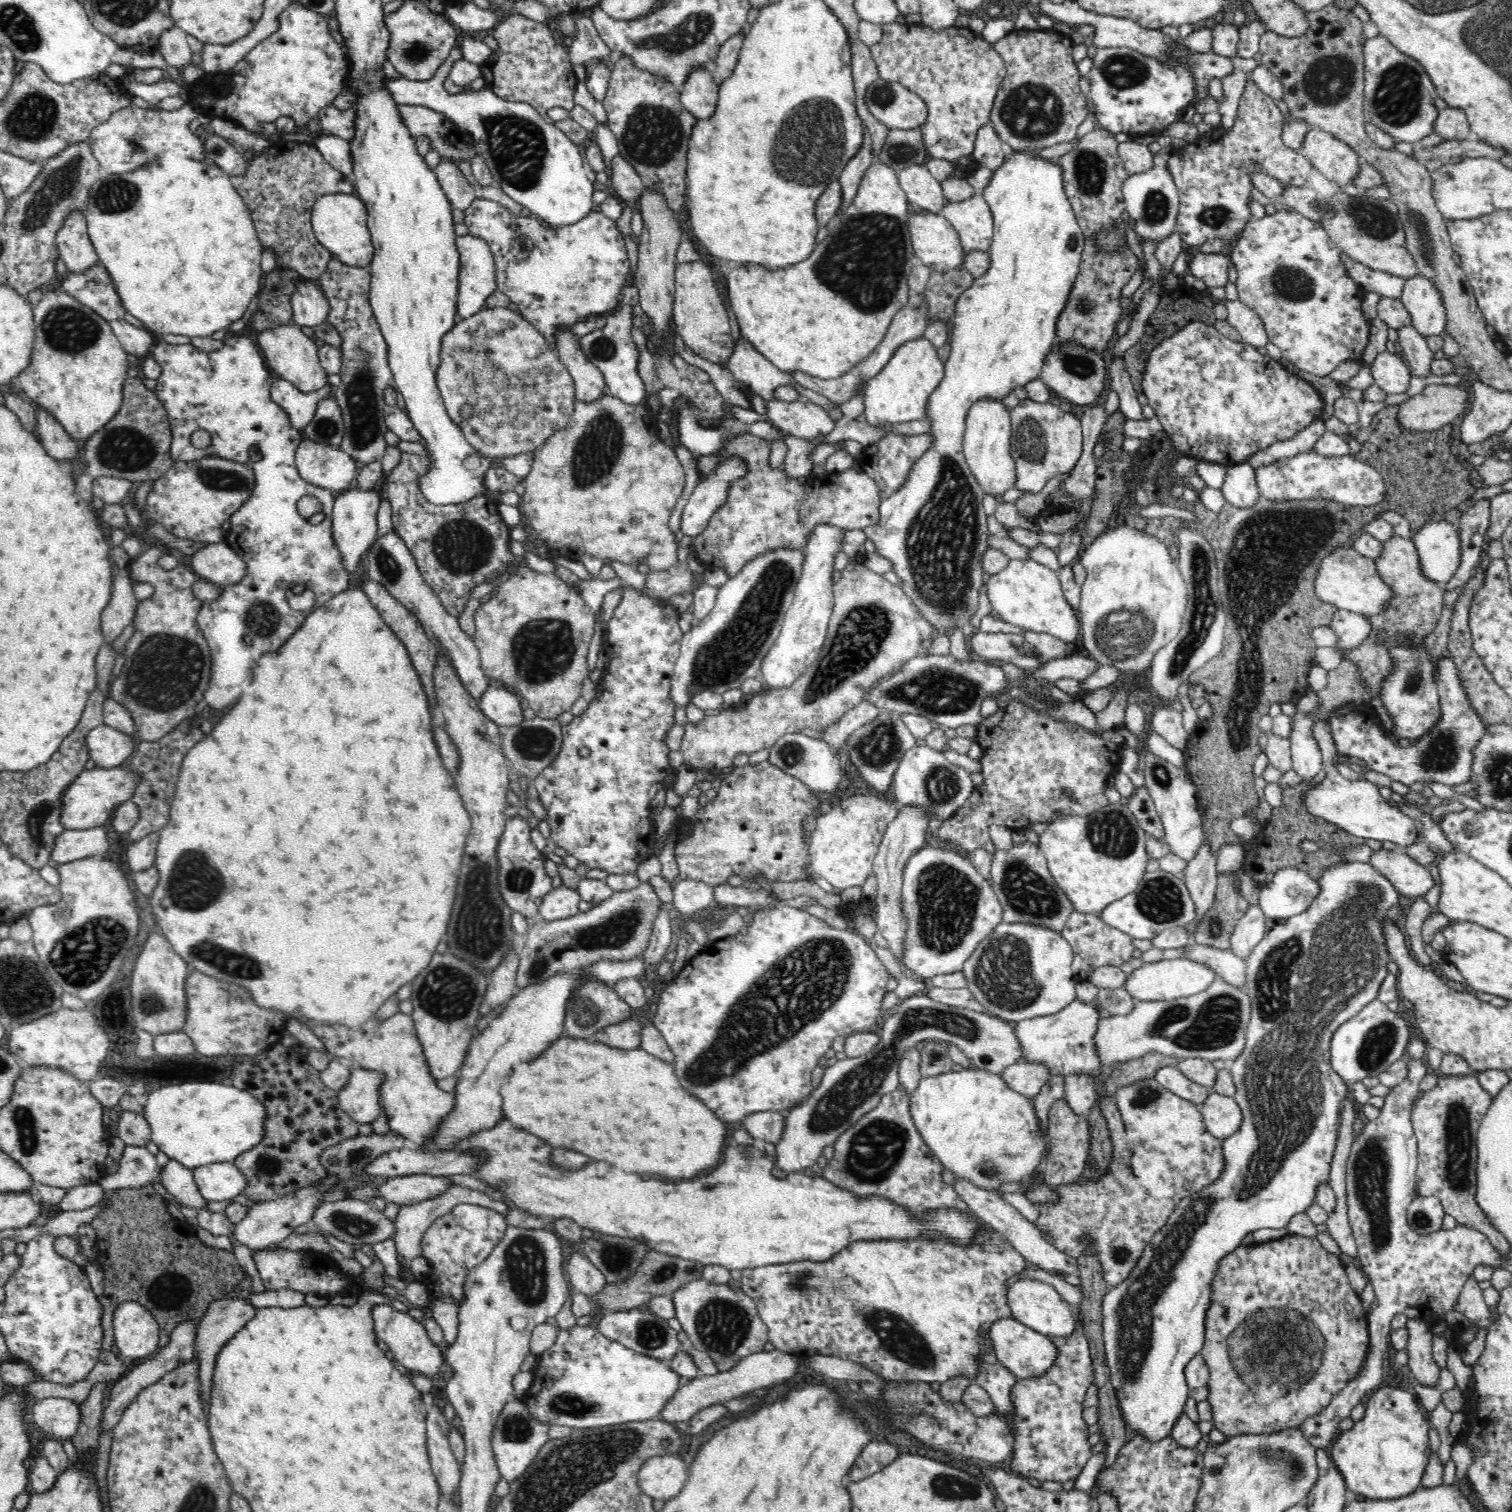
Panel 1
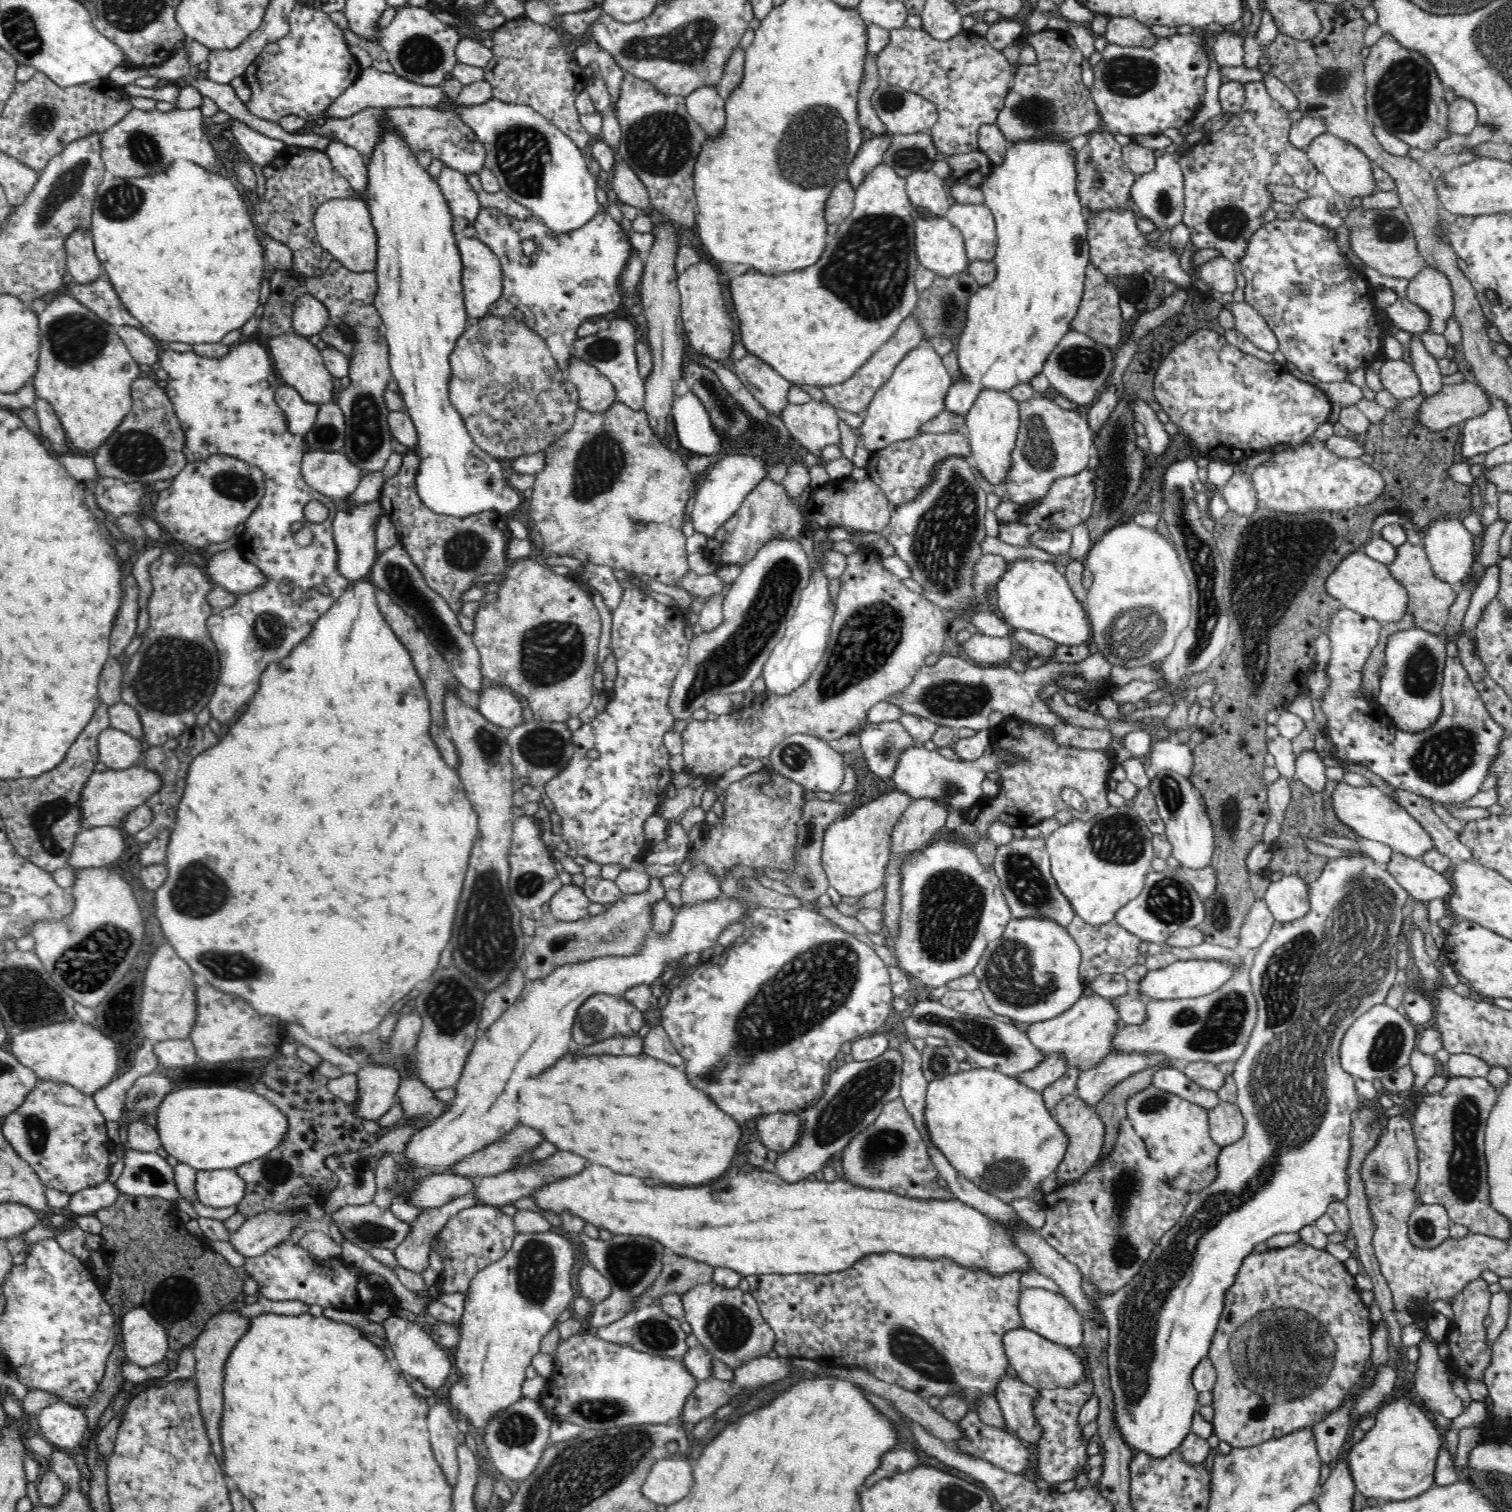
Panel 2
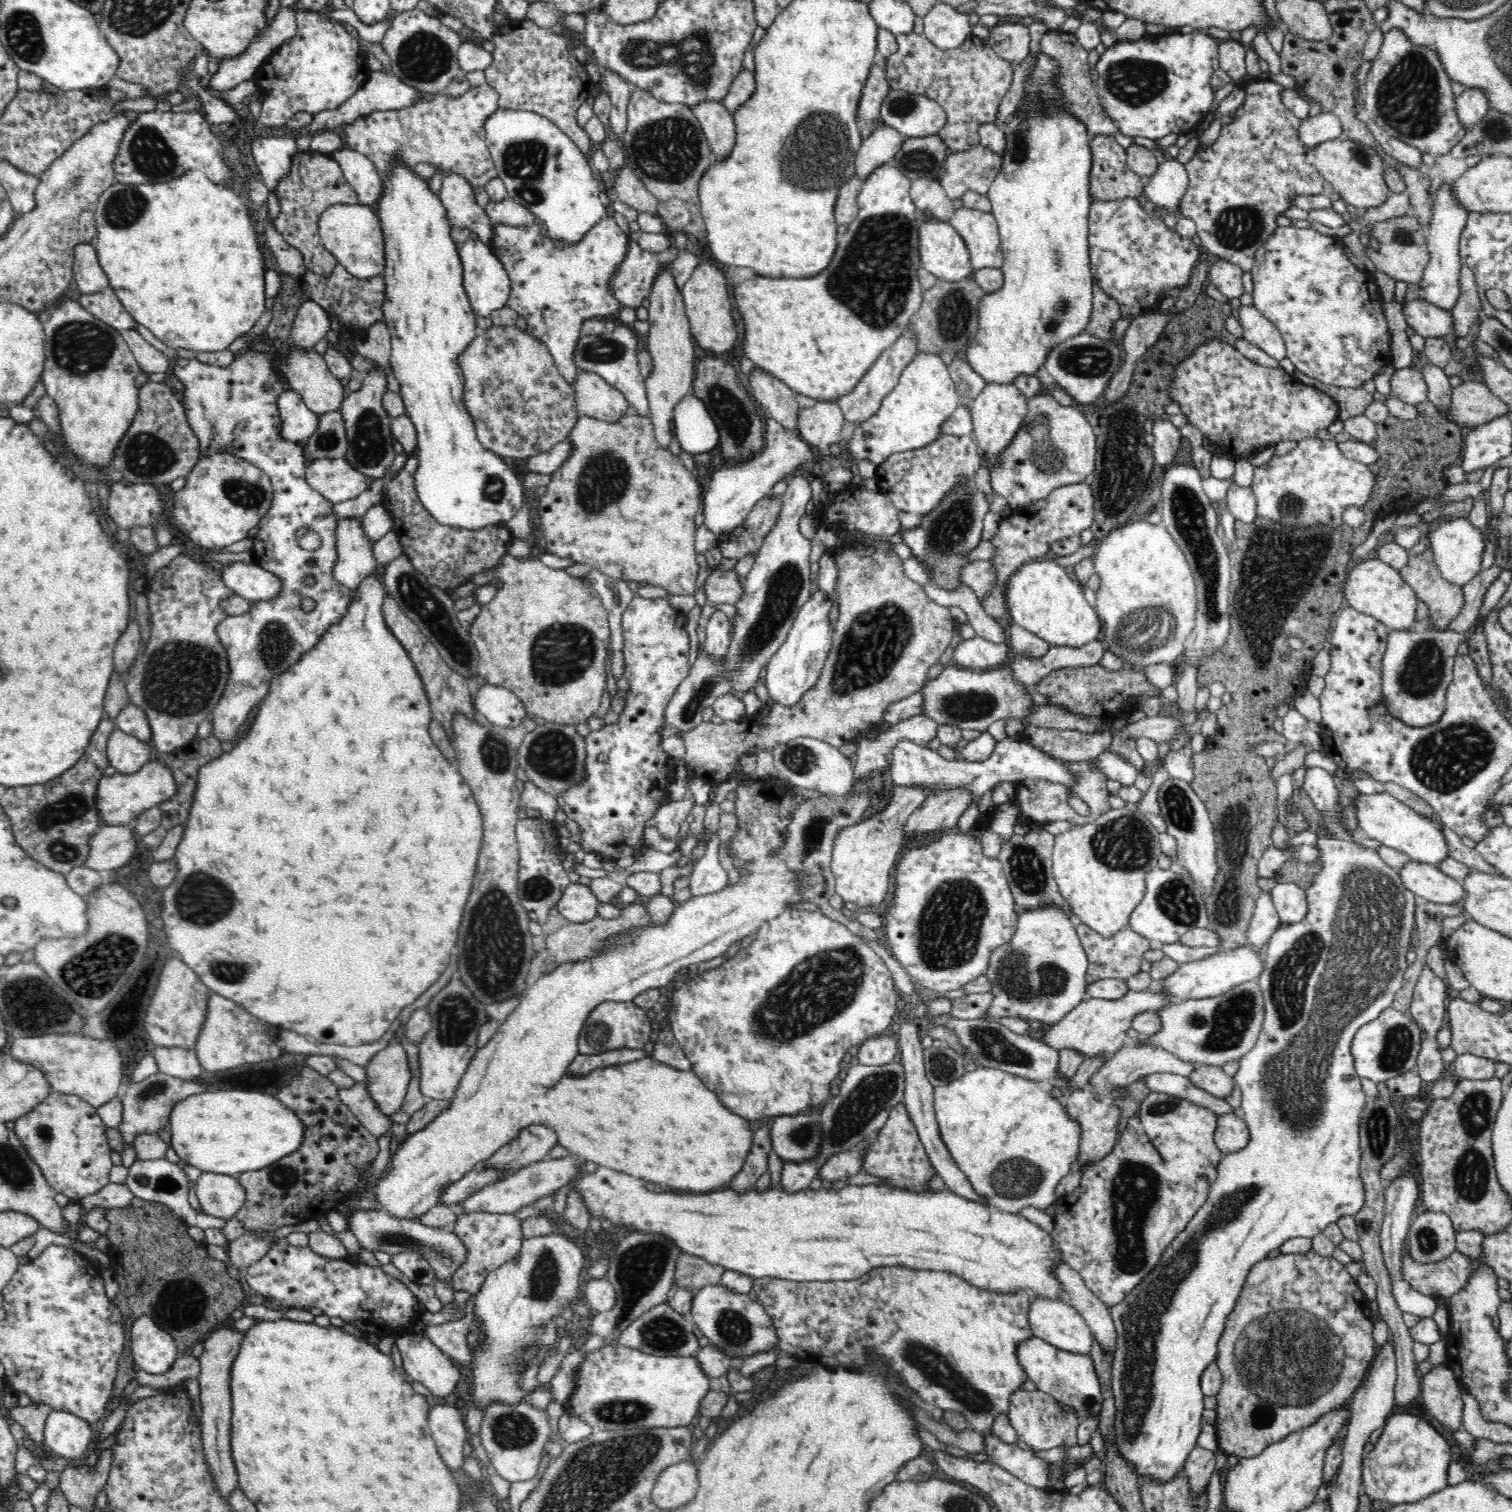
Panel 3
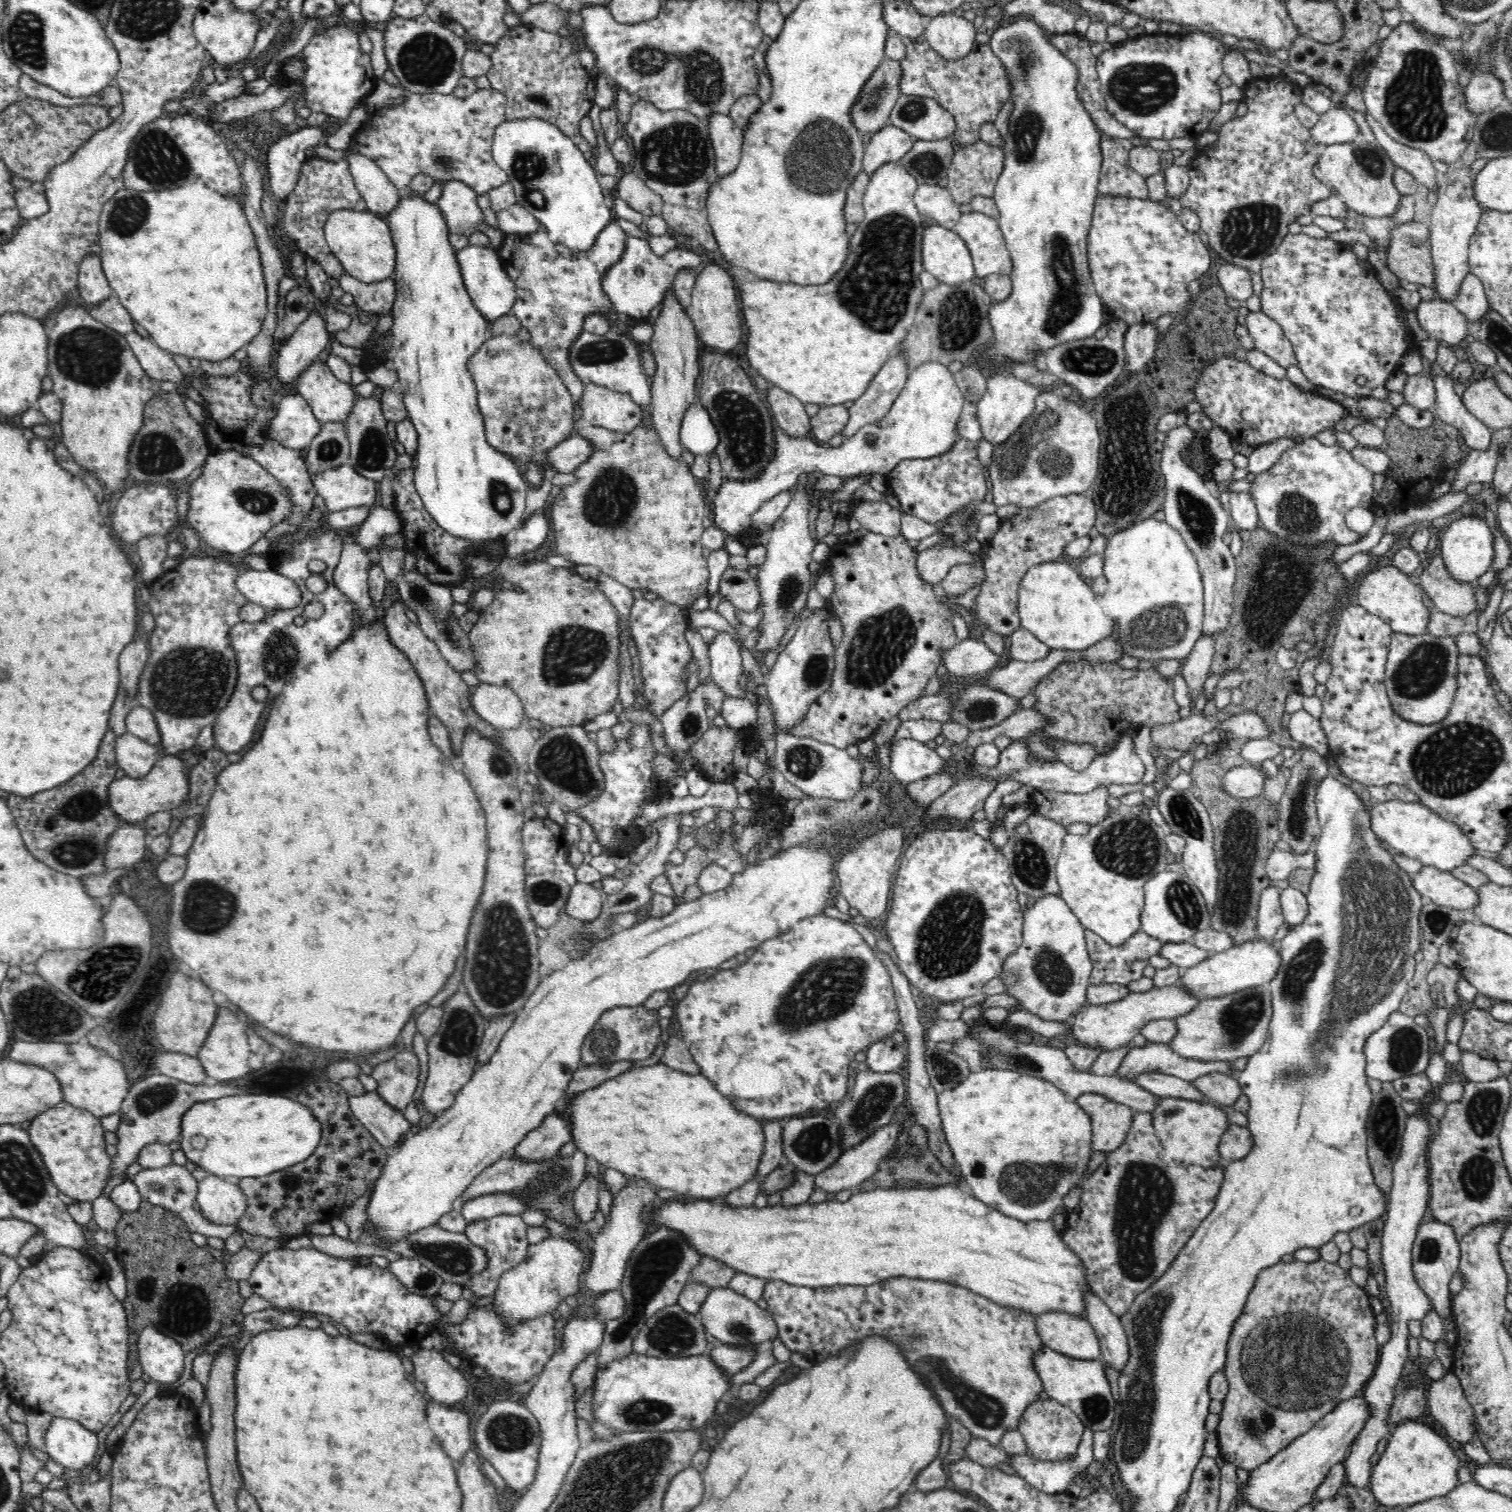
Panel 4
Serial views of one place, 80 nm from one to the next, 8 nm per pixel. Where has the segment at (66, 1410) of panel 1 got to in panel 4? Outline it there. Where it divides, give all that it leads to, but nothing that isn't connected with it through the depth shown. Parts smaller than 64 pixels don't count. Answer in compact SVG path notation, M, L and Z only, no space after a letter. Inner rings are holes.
M64 1416L51 1418L44 1451L65 1470L76 1472L94 1464L101 1448L101 1436L90 1432L80 1421Z

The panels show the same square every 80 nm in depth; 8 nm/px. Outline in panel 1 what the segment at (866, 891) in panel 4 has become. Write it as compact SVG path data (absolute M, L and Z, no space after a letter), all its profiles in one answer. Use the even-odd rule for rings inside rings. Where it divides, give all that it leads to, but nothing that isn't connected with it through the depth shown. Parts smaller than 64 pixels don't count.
M870 794L848 798L831 796L832 805L816 824L807 838L809 868L818 877L832 884L837 893L852 886L863 886L873 871L874 856L882 842L887 824L899 814L899 804L894 797L878 797Z

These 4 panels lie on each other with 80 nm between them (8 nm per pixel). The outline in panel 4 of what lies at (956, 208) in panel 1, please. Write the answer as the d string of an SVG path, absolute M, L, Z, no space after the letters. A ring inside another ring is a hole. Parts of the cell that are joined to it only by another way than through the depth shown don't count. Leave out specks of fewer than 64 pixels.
M968 208L955 222L953 230L969 248L977 281L991 273L1009 275L1010 254L994 217Z

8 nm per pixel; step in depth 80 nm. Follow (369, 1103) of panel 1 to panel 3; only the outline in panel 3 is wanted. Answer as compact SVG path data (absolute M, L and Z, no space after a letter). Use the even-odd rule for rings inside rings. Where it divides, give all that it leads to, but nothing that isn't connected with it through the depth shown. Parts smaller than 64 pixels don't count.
M395 1036L385 1050L372 1056L365 1068L368 1075L366 1089L378 1109L386 1115L400 1110L411 1084L411 1067L406 1054Z

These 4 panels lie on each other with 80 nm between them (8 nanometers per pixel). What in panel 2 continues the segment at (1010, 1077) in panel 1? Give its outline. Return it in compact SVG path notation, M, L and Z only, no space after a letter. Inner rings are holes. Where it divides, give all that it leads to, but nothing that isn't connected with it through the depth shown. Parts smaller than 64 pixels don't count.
M1052 1054L1044 1057L1042 1062L1022 1075L1017 1075L1019 1082L1028 1086L1031 1090L1043 1092L1050 1084L1061 1080L1061 1077L1070 1068L1066 1067L1066 1057L1062 1054Z

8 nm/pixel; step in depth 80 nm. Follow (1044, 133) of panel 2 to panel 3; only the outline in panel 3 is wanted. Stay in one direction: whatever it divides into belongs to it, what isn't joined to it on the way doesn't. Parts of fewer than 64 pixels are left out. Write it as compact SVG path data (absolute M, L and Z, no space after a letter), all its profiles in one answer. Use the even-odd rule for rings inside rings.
M1074 33L1045 34L1040 42L1040 49L1044 54L1050 54L1054 61L1058 60L1058 64L1062 66L1060 84L1062 84L1066 102L1068 102L1070 110L1076 114L1075 118L1078 118L1087 127L1088 133L1092 136L1120 134L1118 126L1107 117L1104 108L1100 105L1097 84L1092 82L1090 74L1089 52L1082 47L1078 37Z

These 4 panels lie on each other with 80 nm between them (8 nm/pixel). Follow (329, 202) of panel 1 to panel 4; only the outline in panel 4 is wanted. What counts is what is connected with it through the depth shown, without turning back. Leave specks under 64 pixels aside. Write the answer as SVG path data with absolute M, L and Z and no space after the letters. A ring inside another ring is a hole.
M335 209L327 214L323 234L331 253L341 262L343 270L366 284L391 277L394 265L394 246L390 230L379 215L366 209Z

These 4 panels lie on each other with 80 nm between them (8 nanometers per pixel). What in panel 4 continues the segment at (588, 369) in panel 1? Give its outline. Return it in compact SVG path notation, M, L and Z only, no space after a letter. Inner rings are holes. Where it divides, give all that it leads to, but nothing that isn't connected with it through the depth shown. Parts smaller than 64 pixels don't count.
M584 381L579 410L583 424L604 425L617 432L633 429L637 422L648 418L646 409L625 395L604 388L594 381Z

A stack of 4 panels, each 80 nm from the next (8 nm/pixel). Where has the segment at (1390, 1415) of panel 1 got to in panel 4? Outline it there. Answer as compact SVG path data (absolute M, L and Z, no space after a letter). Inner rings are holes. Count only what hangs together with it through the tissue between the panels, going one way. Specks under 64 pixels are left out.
M1403 1419L1395 1424L1387 1438L1386 1452L1380 1456L1380 1462L1372 1469L1372 1480L1368 1487L1372 1496L1388 1507L1422 1503L1432 1497L1442 1497L1456 1489L1460 1459L1454 1448L1428 1425L1413 1419Z

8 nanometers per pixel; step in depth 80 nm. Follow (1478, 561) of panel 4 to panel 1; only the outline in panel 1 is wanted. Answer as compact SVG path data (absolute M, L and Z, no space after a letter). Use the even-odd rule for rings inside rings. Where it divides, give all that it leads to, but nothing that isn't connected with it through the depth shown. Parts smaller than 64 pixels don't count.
M1430 520L1414 534L1412 542L1415 543L1416 552L1419 553L1420 572L1423 572L1423 576L1426 576L1427 580L1441 585L1448 583L1456 575L1461 564L1459 528L1447 521Z

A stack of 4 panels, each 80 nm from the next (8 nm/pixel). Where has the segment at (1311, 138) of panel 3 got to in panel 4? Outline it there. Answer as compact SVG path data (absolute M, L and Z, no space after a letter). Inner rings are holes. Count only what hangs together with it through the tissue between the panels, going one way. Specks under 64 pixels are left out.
M1331 108L1320 115L1319 122L1309 132L1312 139L1323 146L1359 140L1358 124L1339 108Z

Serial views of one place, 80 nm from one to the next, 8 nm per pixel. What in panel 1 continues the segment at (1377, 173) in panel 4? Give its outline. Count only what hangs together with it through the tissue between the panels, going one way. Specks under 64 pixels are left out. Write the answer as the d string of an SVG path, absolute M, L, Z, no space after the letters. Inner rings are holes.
M1312 128L1304 137L1300 154L1308 158L1328 180L1340 187L1351 185L1363 161L1343 140Z

